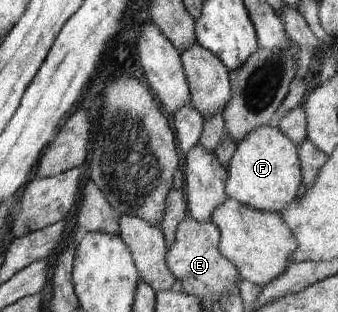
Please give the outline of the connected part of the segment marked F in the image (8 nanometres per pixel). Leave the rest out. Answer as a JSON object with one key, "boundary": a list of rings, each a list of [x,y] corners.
{"boundary":[[[260,126],[238,142],[228,166],[226,194],[246,208],[260,212],[280,212],[296,200],[302,184],[302,166],[295,142],[291,142],[277,127]]]}

